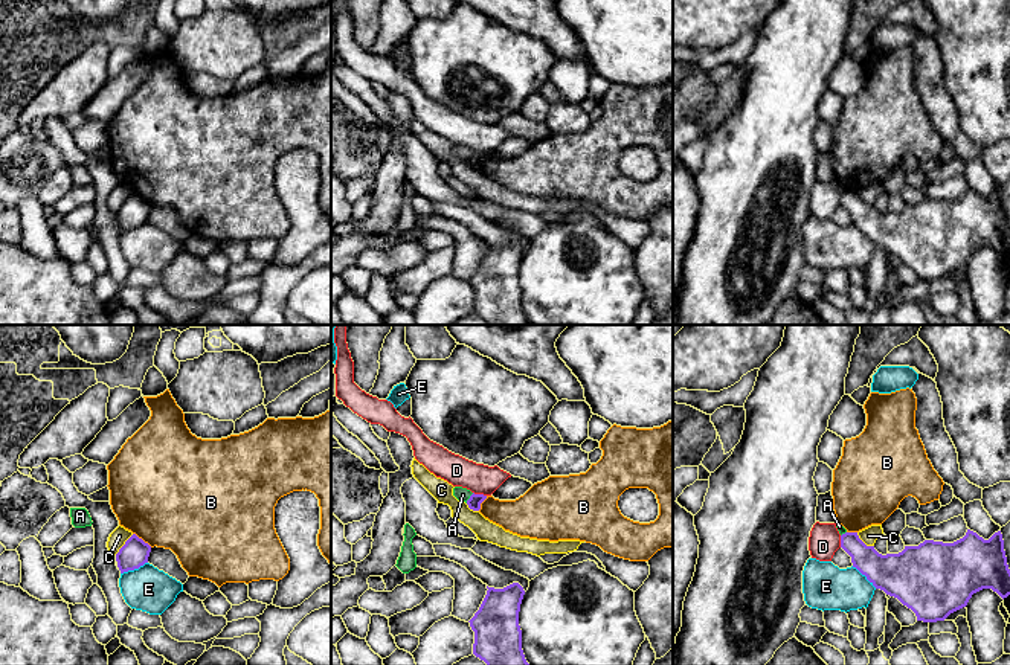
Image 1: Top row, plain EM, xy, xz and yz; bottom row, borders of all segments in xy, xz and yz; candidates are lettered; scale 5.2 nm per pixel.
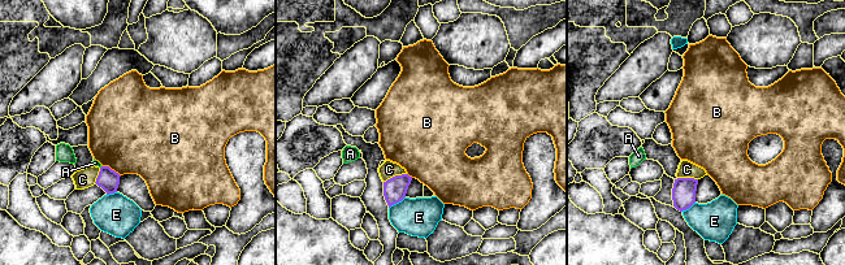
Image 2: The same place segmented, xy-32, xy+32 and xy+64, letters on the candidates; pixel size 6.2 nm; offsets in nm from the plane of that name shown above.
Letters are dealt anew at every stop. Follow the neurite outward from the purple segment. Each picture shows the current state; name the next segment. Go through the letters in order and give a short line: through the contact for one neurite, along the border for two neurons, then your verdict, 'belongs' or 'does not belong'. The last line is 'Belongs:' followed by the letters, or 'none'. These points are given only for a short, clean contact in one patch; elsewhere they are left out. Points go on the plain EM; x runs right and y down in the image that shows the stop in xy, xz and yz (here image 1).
A: xz (473, 151), (466, 160) | does not belong
B: does not belong
C: xy (133, 192), (115, 212) | does not belong
D: xz (473, 150), (485, 154) | does not belong
E: does not belong
Belongs: none

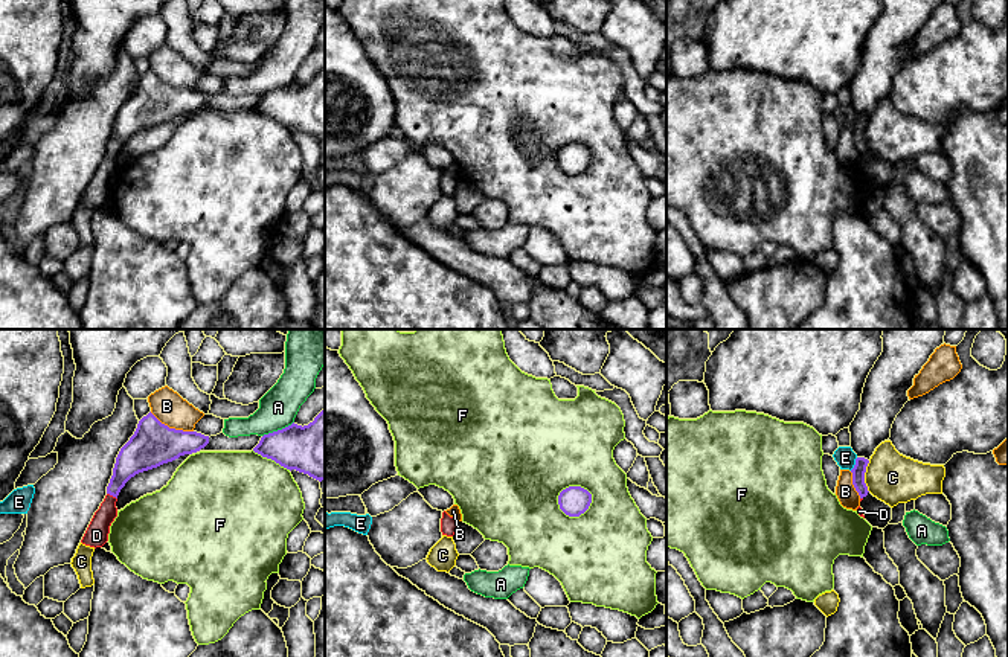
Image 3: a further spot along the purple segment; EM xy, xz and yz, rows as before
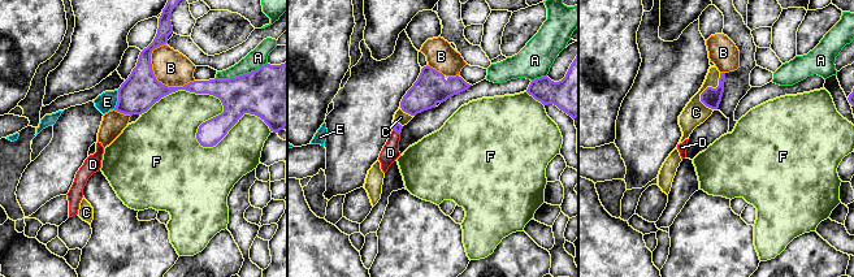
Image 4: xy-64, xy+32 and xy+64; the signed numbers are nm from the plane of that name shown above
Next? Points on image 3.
A: xy (293, 80), (263, 95) | does not belong
B: does not belong
C: yz (869, 119), (865, 128), (868, 150) | does not belong
D: xy (138, 113), (122, 130), (112, 153), (96, 194) | belongs
E: yz (857, 116), (850, 128) | does not belong
F: does not belong
Belongs: D

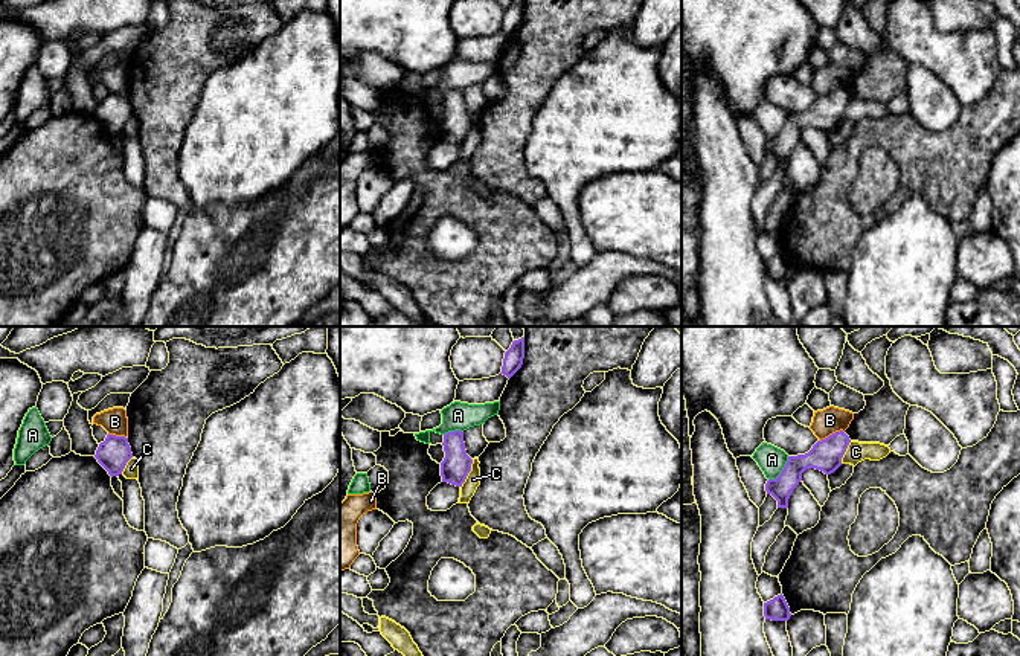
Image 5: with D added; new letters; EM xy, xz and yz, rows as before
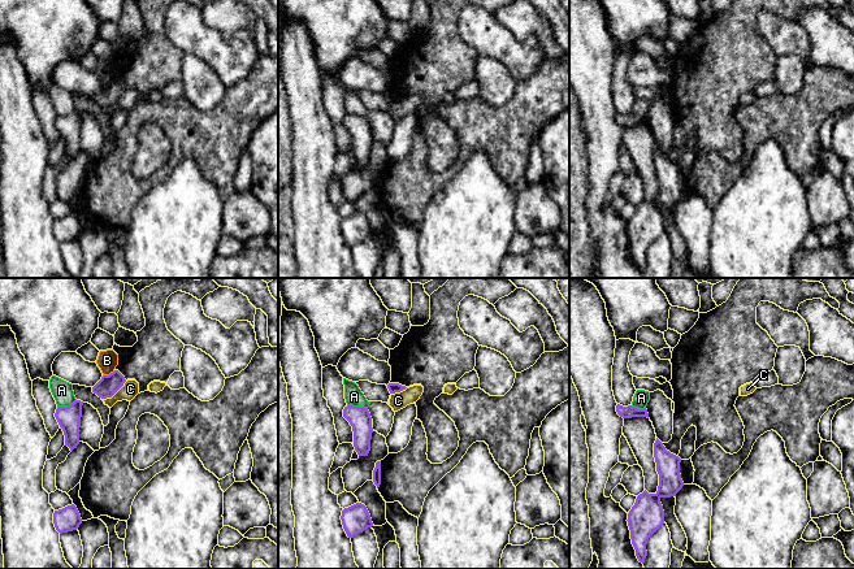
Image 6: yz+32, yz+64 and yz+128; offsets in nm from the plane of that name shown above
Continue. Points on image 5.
A: yz (789, 115), (784, 127), (769, 138) | does not belong
B: yz (843, 89), (836, 89), (819, 99) | does not belong
C: xz (473, 118), (471, 128), (461, 145) | does not belong
Belongs: none

